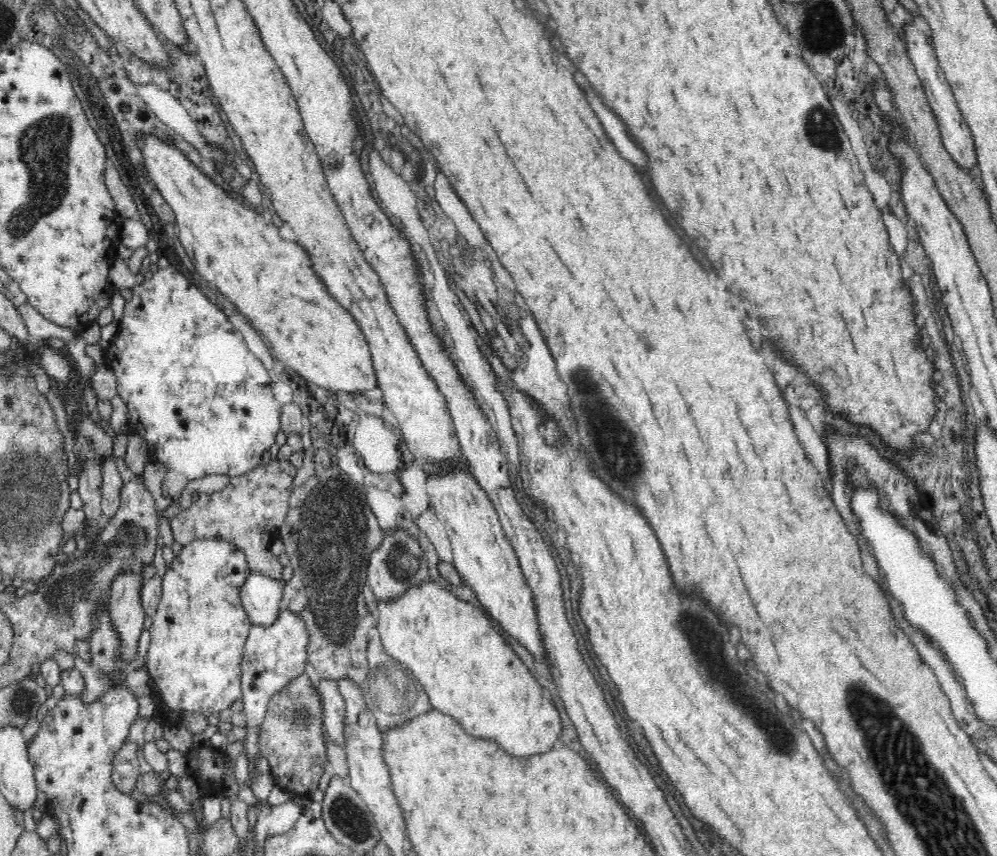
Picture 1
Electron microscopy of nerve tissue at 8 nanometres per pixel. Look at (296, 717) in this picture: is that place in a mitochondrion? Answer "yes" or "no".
yes

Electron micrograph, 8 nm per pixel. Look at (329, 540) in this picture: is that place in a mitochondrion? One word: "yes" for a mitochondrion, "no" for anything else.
yes

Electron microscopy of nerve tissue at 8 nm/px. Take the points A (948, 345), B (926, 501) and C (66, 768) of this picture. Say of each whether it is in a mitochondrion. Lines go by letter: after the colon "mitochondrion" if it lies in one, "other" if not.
A: other
B: other
C: other

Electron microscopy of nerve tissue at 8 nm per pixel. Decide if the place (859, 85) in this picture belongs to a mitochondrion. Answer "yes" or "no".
no

